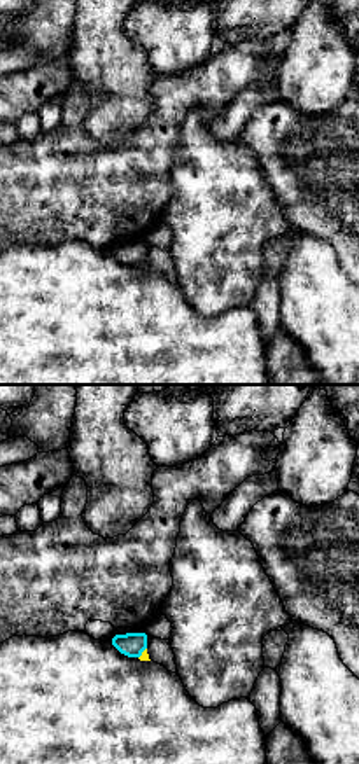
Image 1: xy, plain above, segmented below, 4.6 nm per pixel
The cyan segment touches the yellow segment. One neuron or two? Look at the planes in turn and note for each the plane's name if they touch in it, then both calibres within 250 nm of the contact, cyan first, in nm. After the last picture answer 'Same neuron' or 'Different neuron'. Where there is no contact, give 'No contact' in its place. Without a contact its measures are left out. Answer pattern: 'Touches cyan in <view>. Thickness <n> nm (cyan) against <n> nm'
Touches cyan in xy. Thickness 110 nm (cyan) against 40 nm

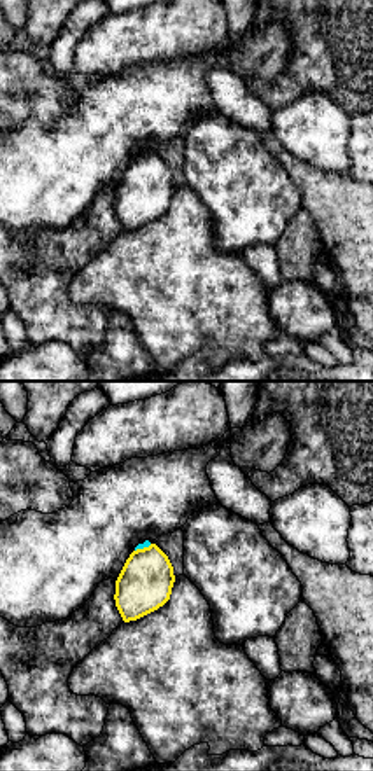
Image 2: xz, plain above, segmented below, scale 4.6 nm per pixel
Touches cyan in xz. Thickness 30 nm (cyan) against 260 nm

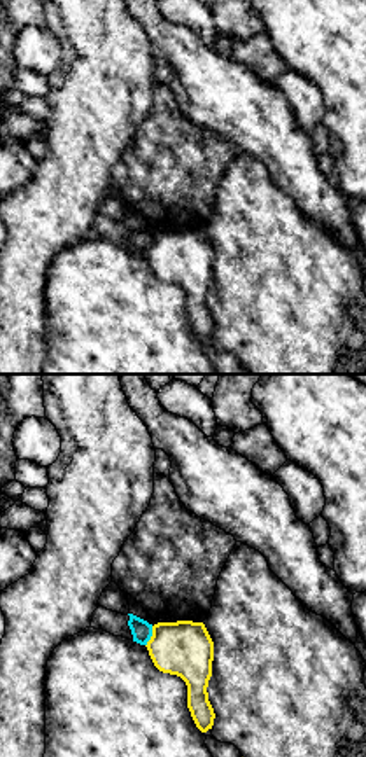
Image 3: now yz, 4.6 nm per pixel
Touches cyan in yz. Thickness 90 nm (cyan) against 260 nm

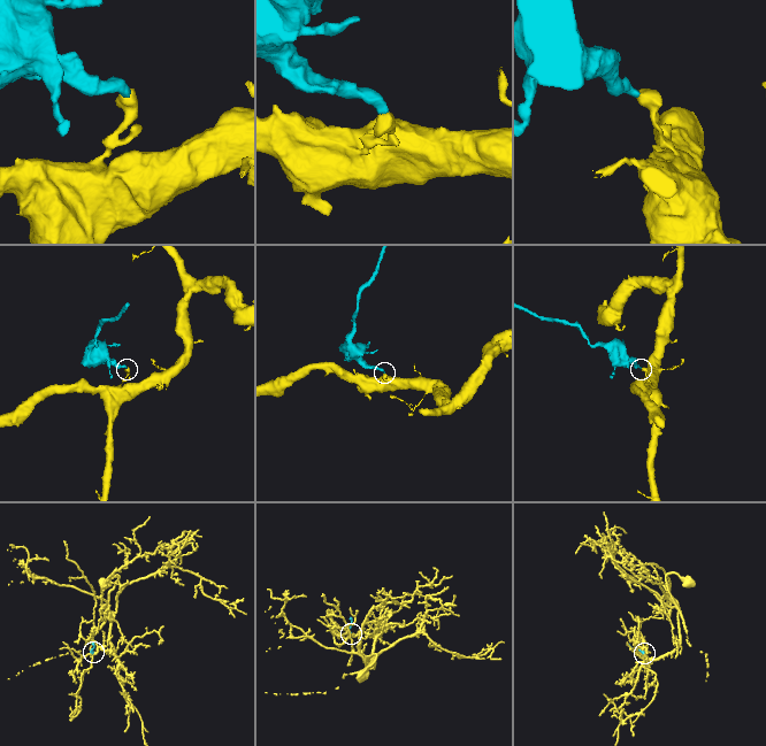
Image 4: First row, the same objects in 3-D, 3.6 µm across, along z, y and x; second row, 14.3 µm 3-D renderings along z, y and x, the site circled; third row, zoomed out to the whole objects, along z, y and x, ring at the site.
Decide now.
Different neuron

